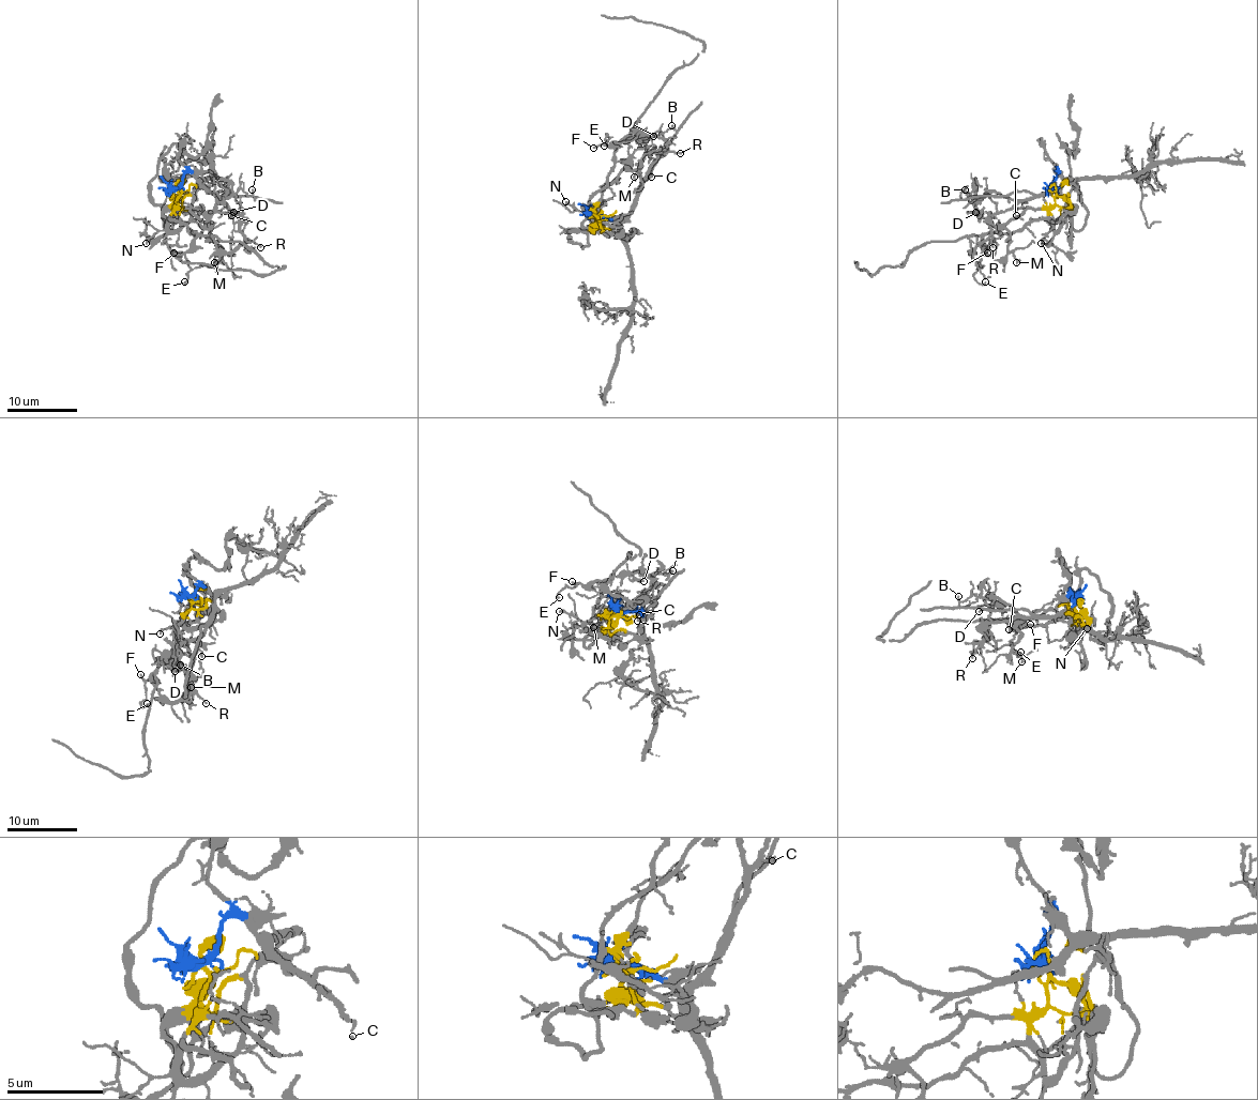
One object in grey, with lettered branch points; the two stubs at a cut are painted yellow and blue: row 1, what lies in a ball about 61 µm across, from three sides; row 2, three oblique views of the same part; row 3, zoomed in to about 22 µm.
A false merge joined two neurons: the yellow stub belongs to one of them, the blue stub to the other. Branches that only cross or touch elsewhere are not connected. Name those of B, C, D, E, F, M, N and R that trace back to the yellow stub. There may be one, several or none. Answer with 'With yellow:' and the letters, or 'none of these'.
With yellow: E, F, M, N

